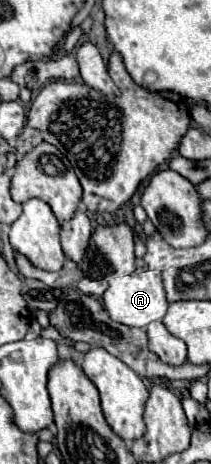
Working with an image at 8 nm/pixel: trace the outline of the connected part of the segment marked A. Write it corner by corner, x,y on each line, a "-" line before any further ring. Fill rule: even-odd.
147,269
141,273
131,273
131,275
109,279
109,287
103,293
103,307
107,309
113,321
119,321
129,327
147,327
151,321
163,319
169,303
165,299
161,273

